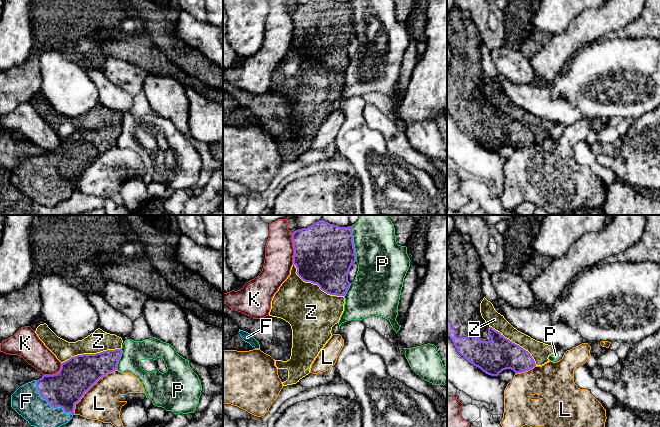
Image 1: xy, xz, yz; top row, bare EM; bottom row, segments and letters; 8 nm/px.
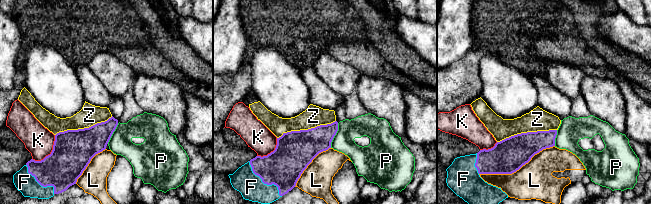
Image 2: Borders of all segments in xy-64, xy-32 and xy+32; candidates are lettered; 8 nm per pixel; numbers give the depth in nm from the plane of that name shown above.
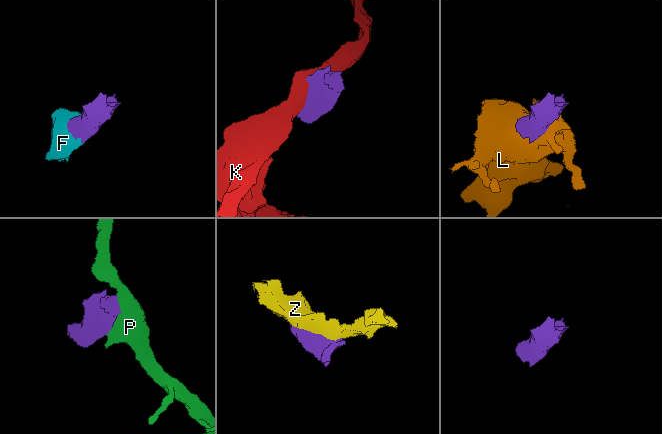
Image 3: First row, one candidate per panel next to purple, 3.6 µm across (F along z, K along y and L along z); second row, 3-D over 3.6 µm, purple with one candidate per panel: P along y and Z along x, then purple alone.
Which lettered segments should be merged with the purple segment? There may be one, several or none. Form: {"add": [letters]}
{"add": ["F"]}

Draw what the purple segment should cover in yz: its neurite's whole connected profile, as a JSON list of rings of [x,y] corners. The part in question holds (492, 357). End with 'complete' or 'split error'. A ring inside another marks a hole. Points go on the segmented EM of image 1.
[[[455,230],[452,232],[447,238],[447,267],[452,276],[451,283],[447,288],[447,335],[461,356],[488,375],[498,376],[506,369],[513,370],[515,374],[528,371],[536,366],[531,354],[490,327],[481,316],[480,303],[484,295],[482,292],[480,265],[480,259],[473,245],[464,240],[460,231]]]; split error

